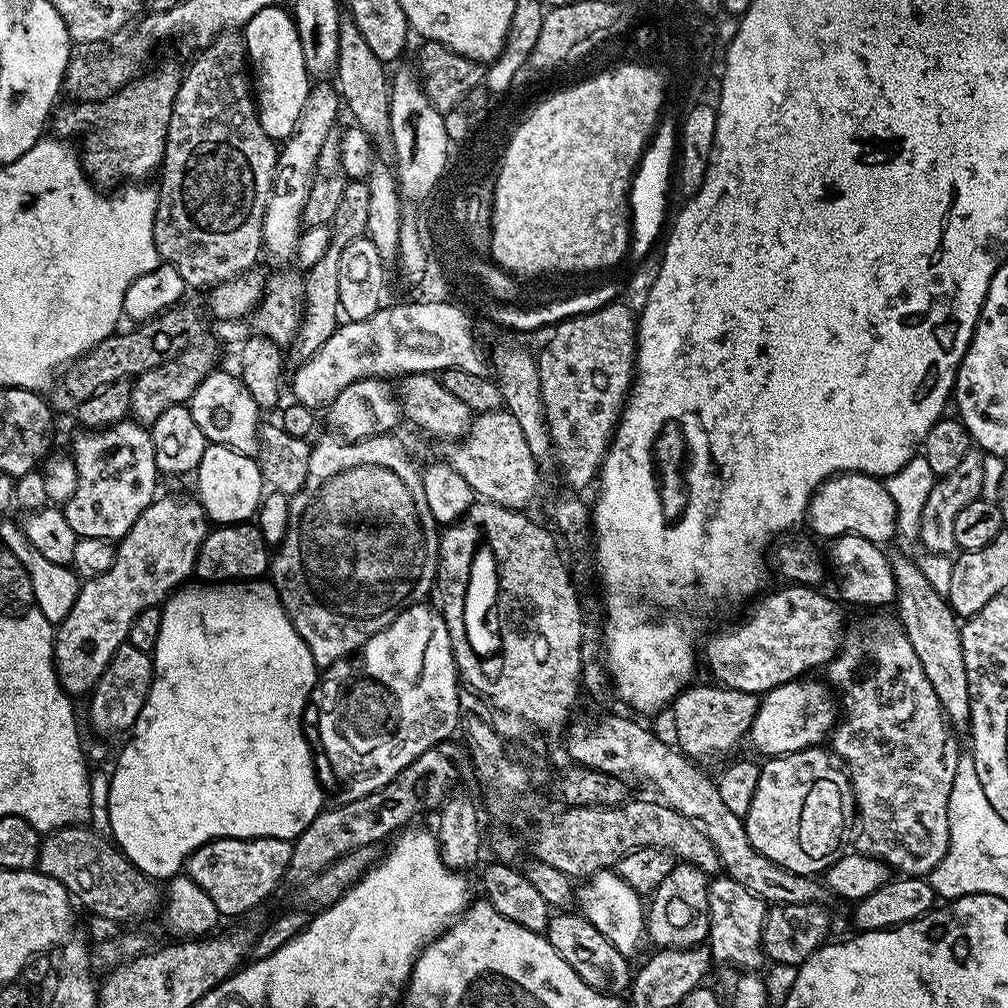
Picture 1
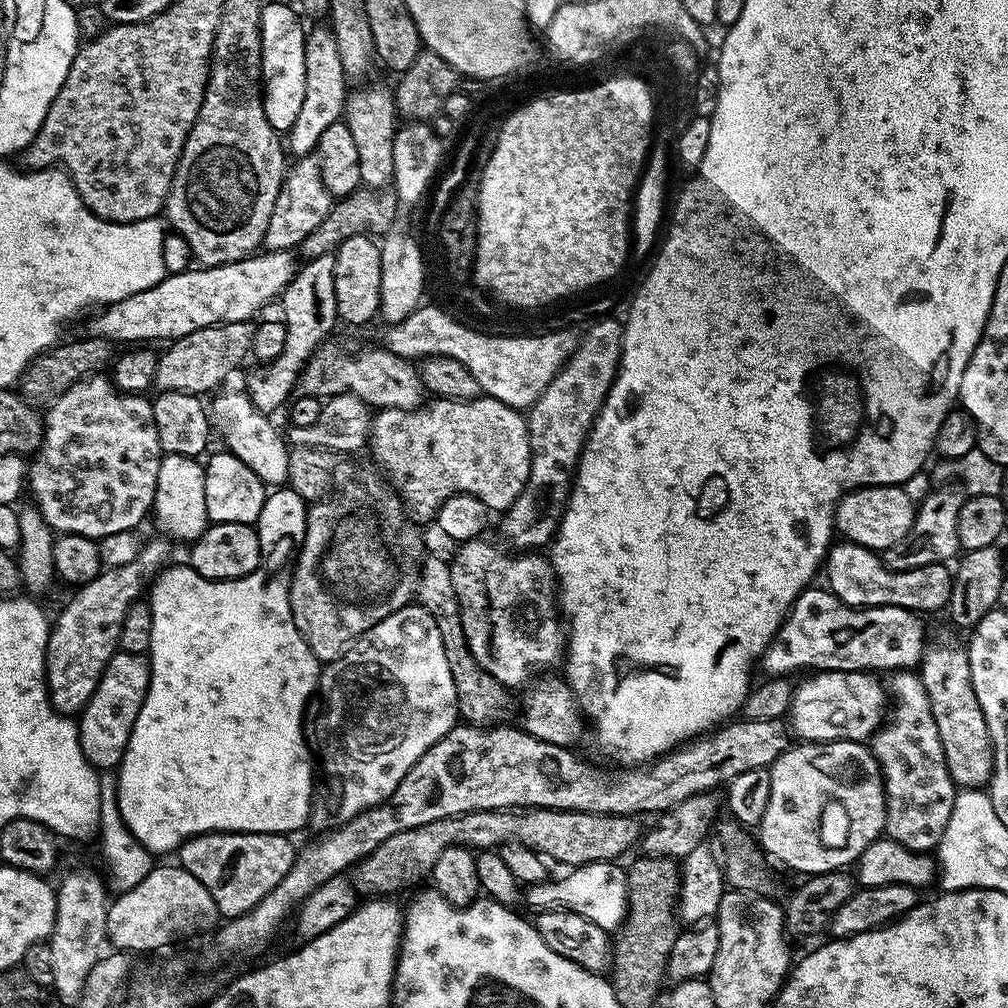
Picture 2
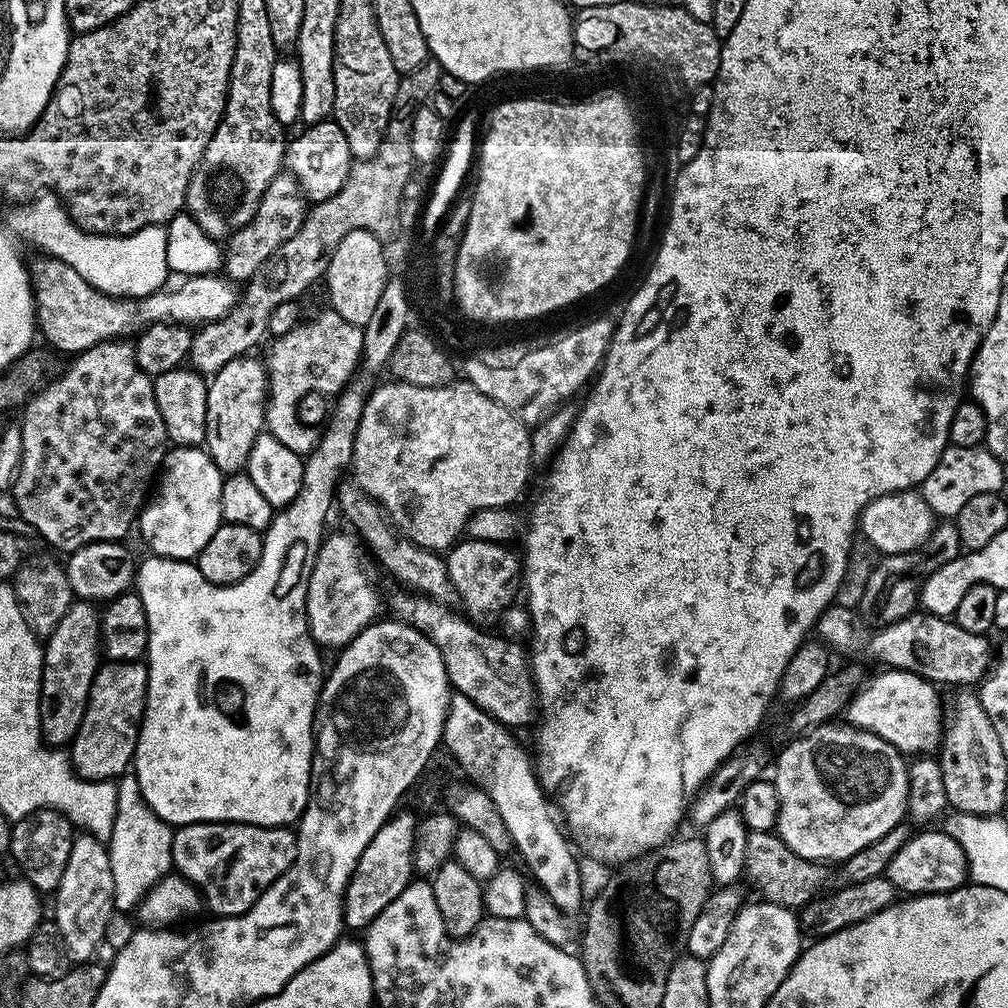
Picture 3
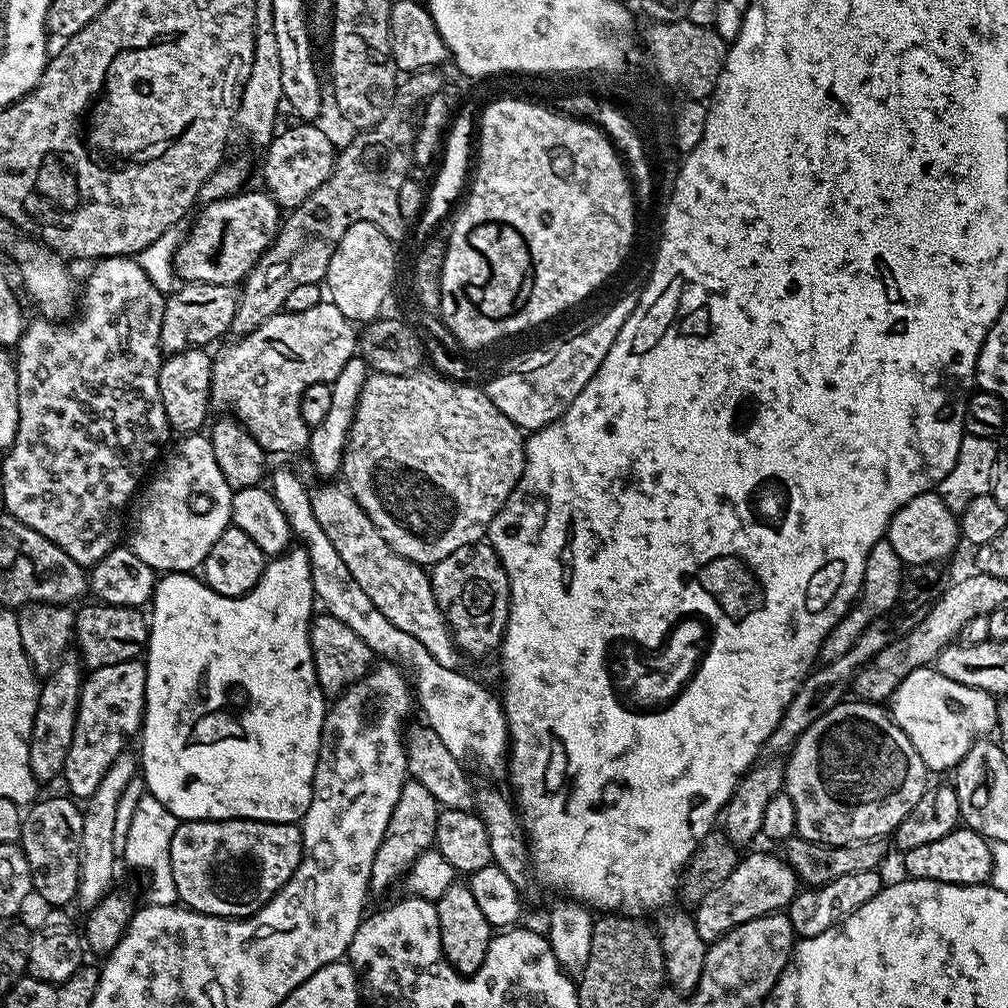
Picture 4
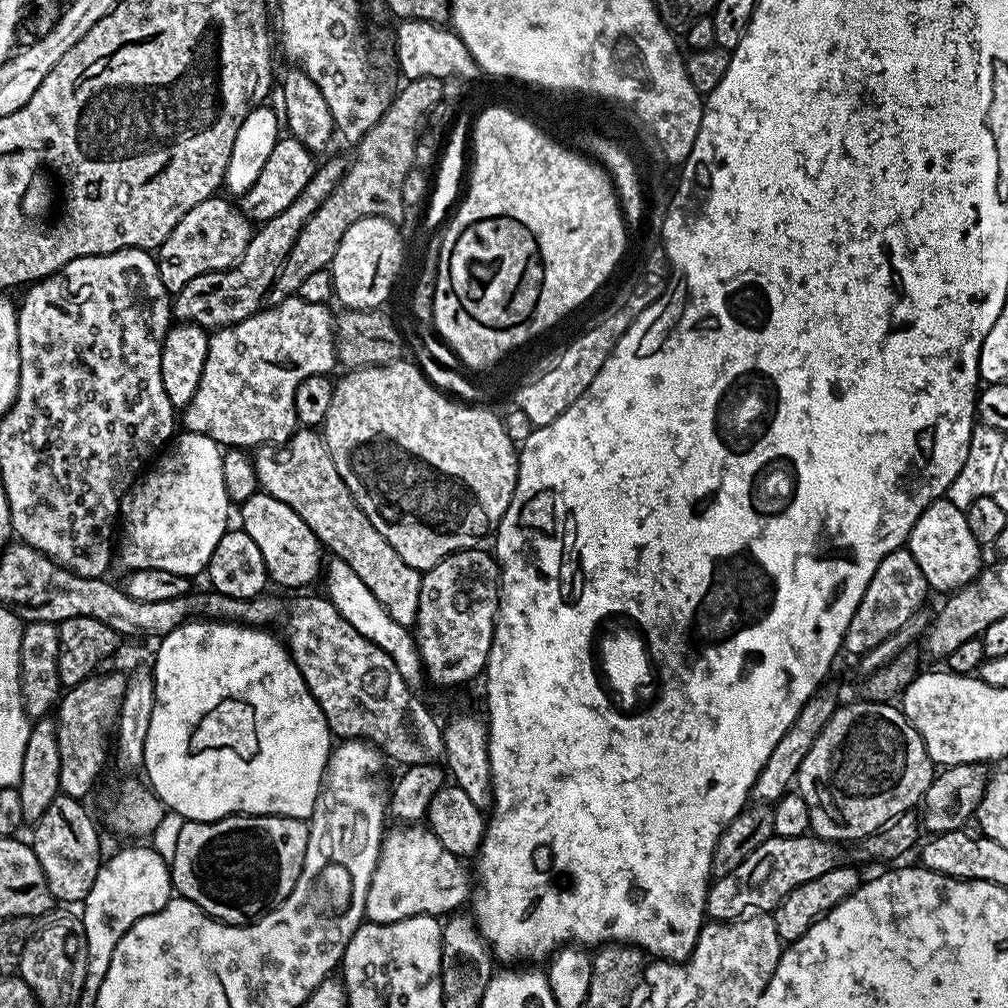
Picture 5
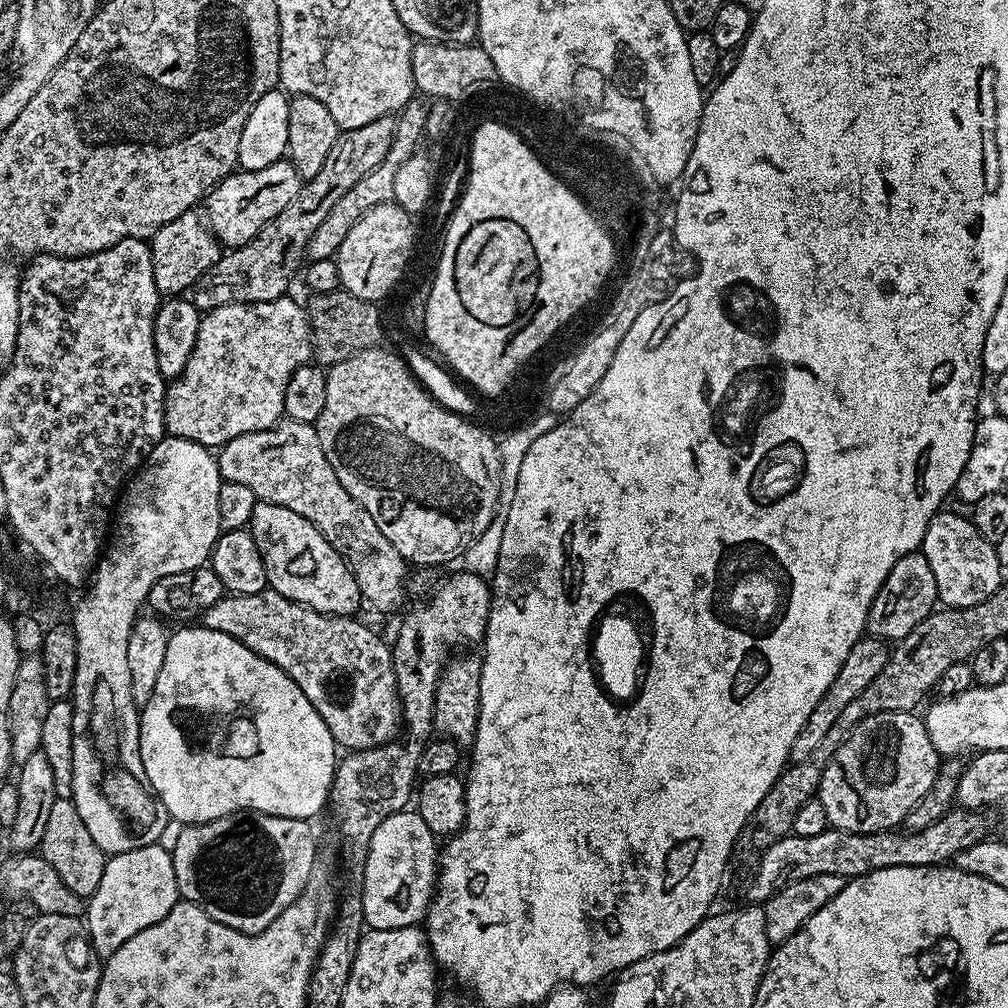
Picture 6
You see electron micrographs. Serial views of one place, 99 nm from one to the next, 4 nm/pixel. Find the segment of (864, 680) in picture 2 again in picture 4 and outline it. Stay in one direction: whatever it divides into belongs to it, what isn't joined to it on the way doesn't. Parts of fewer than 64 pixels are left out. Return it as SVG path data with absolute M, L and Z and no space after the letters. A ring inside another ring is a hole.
M933 667L915 668L896 688L888 702L888 710L892 720L903 733L910 738L918 756L931 773L951 771L959 764L960 759L976 744L978 738L989 735L988 732L998 724L998 700L993 693L983 692L974 686L962 686L962 682L954 682L946 678Z

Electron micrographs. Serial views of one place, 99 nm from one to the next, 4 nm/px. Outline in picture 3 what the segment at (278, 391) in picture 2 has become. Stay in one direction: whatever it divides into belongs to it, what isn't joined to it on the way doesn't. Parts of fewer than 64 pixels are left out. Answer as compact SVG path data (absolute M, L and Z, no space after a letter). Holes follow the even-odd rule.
M255 355L240 356L234 362L226 362L222 370L208 380L206 394L206 434L203 447L210 454L214 466L225 474L240 474L245 471L250 458L251 447L265 431L265 403L268 399L268 370L263 359L255 360Z

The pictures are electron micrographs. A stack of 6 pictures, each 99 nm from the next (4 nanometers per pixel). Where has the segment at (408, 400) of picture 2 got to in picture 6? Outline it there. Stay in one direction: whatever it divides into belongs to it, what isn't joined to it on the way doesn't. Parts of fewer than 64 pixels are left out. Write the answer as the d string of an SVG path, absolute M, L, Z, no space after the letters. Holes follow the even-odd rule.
M283 296L266 302L254 304L230 303L207 309L202 315L199 324L198 342L195 343L194 350L187 360L186 366L165 389L164 398L164 426L167 435L184 437L190 441L196 441L207 448L219 448L228 441L232 441L239 434L257 432L258 430L270 429L279 423L284 416L286 386L290 382L291 374L299 365L304 365L311 361L314 352L314 341L312 338L312 328L309 326L308 311L298 304L291 296Z

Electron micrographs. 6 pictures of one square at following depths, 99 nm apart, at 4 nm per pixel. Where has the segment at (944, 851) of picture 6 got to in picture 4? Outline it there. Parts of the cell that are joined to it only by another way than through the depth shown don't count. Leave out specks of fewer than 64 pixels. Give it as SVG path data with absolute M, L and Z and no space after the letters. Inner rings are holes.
M752 852L748 857L737 859L734 870L726 882L714 886L710 894L700 899L694 908L696 933L706 942L725 936L734 926L759 916L768 916L772 912L787 909L789 902L798 891L798 879L795 870L783 855L772 852Z

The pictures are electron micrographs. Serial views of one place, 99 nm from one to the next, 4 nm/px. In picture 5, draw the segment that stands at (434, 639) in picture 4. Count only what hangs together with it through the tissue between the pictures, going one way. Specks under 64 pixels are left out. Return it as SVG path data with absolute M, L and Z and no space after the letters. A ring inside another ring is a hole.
M297 430L285 444L261 444L255 449L254 463L260 488L278 498L278 502L286 502L286 506L293 508L298 518L302 518L302 522L306 522L306 526L310 526L312 533L320 539L321 545L327 551L329 548L333 557L346 562L362 578L362 582L378 598L390 618L411 629L416 623L421 573L406 566L406 562L398 558L398 550L394 550L394 546L390 546L390 542L386 542L386 538L374 530L370 518L366 518L364 511L357 506L346 482L342 482L342 474L338 474L334 458L330 458L330 450L324 444L323 435L316 430Z

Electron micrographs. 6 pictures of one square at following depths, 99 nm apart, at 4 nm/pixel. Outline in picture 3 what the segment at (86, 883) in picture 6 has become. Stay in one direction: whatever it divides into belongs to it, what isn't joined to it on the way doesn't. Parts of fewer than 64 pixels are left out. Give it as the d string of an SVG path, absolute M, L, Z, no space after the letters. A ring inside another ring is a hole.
M39 808L13 823L8 852L16 859L16 864L20 867L19 875L23 879L33 884L37 892L52 894L55 893L58 882L62 882L73 839L72 823L62 813L54 808Z

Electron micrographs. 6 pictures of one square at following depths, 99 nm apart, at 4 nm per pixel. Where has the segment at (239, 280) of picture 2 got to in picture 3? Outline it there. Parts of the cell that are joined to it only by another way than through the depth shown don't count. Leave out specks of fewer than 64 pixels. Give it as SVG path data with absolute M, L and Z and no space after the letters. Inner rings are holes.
M52 257L35 258L29 265L29 275L36 299L37 331L51 349L60 350L66 356L79 355L107 340L131 337L149 324L211 324L226 315L238 299L237 285L220 274L189 275L180 280L177 288L169 287L139 298L107 296L90 286L68 263Z

